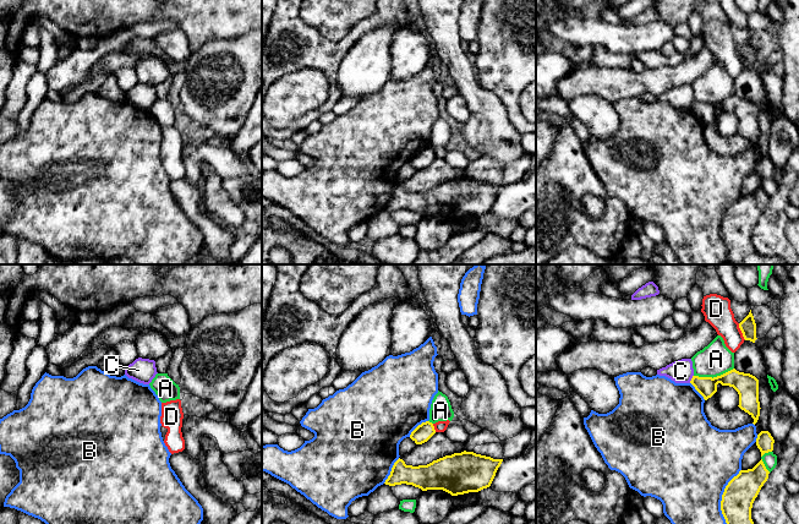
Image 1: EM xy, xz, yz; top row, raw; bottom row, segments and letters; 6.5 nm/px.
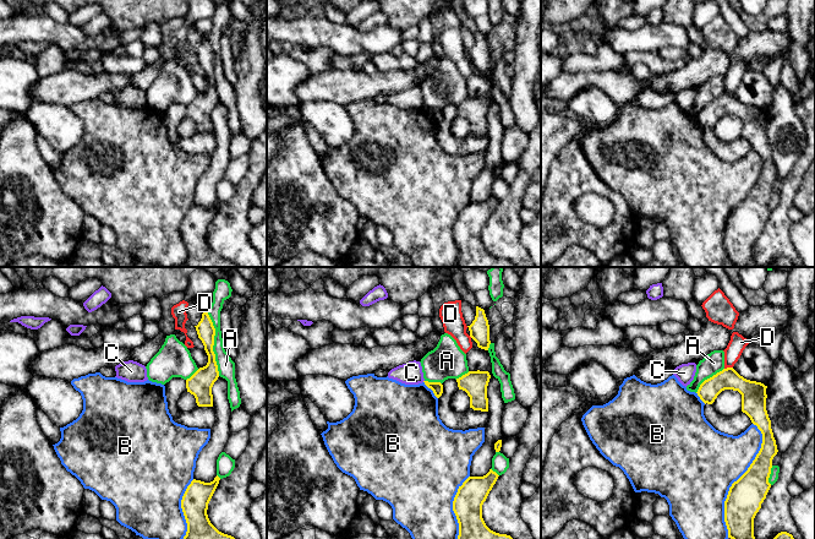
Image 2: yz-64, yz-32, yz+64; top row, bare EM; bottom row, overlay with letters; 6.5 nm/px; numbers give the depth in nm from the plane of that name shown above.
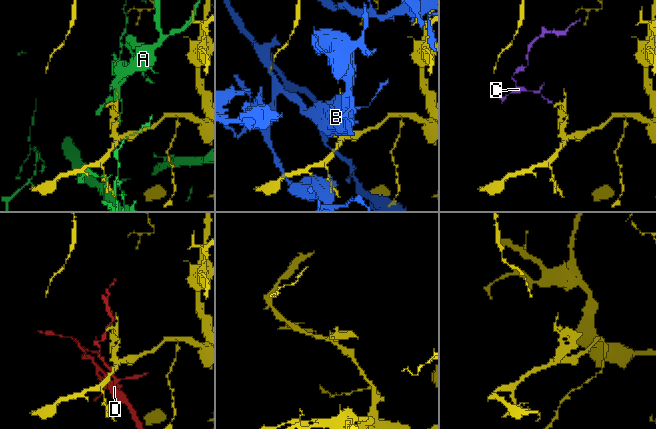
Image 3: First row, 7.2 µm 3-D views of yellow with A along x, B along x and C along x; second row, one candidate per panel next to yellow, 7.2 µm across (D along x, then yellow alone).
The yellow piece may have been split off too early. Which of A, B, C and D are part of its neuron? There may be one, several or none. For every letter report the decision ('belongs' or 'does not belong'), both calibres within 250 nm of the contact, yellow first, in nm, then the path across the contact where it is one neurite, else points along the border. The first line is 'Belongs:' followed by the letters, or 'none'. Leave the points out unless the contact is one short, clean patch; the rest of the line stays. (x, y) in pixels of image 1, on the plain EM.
Belongs: none
A: does not belong; 150 nm thick on the yellow side, 220 nm on the other
B: does not belong; 200 nm thick on the yellow side, 460 nm on the other
C: does not belong; 130 nm thick on the yellow side, 150 nm on the other; border along yz (693, 101), (689, 108)
D: does not belong; 110 nm thick on the yellow side, 190 nm on the other

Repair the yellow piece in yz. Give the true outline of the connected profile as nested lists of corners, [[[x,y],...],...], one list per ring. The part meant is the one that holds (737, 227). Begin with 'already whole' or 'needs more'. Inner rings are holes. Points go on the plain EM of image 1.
already whole | [[[762,185],[748,196],[740,196],[724,214],[721,236],[727,249],[728,264],[787,264],[779,257],[760,256],[751,245],[751,234],[770,197]]]

